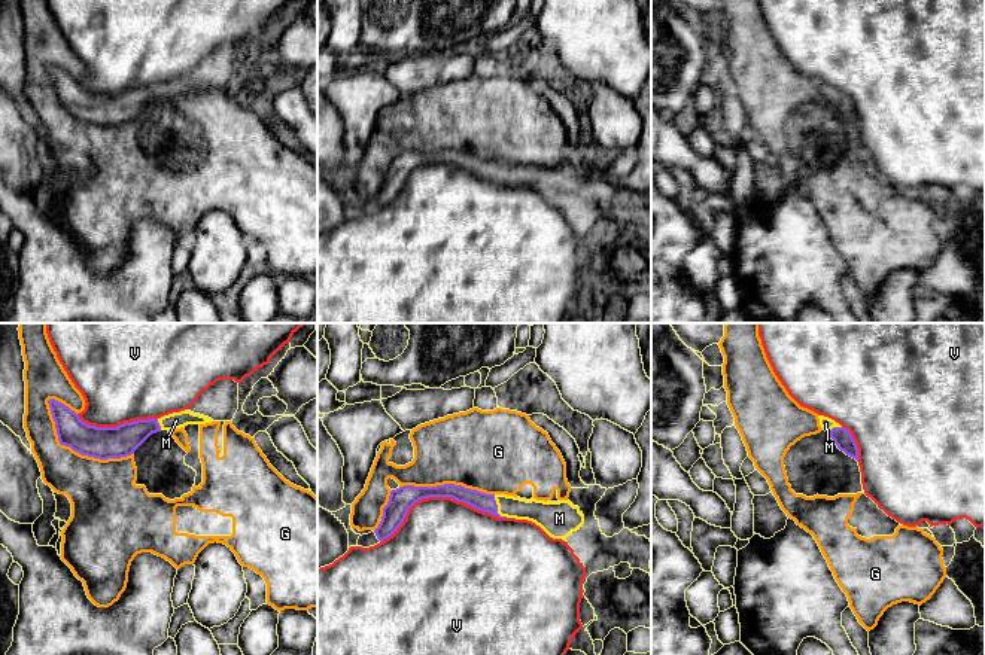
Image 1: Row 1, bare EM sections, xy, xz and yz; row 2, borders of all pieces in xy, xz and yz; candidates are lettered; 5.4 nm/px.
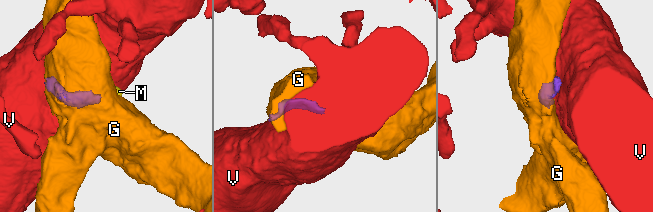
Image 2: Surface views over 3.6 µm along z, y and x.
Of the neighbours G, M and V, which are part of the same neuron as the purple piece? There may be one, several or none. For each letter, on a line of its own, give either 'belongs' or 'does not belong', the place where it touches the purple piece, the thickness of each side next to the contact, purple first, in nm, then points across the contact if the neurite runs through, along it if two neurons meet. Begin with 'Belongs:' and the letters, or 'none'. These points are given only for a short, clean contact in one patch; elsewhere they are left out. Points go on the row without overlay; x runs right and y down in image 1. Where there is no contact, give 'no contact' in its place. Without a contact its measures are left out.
Belongs: M
G: does not belong; contact xy (75, 116); calibres 180 and 320 nm
M: belongs; contact xz (496, 174); calibres 100 and 130 nm; way xz (480, 167), (489, 168), (496, 174), (520, 174), (541, 179)
V: does not belong; contact xz (438, 163); calibres 130 and 480 nm

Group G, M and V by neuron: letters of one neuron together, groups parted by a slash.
G / M / V

